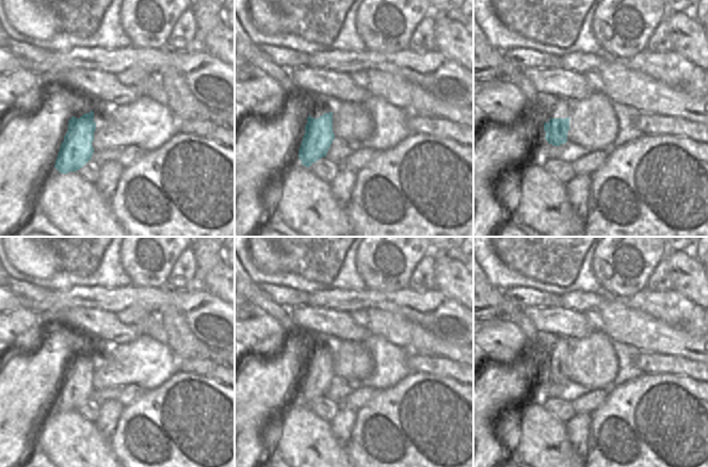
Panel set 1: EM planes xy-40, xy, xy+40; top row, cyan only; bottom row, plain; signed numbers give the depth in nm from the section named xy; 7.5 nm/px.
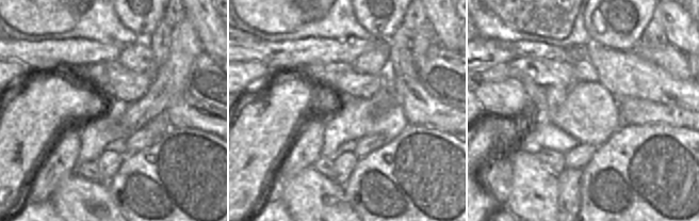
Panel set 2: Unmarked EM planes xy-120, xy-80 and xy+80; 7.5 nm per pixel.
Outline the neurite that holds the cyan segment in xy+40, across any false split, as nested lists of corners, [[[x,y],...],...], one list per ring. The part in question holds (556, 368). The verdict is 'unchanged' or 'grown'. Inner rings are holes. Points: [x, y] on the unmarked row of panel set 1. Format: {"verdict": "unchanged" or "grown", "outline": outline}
{"verdict": "grown", "outline": [[[557,336],[550,345],[550,359],[544,361],[545,377],[549,383],[560,385],[567,381],[572,343],[573,340]]]}

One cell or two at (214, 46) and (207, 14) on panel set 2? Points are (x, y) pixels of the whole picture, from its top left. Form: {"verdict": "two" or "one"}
{"verdict": "one"}

